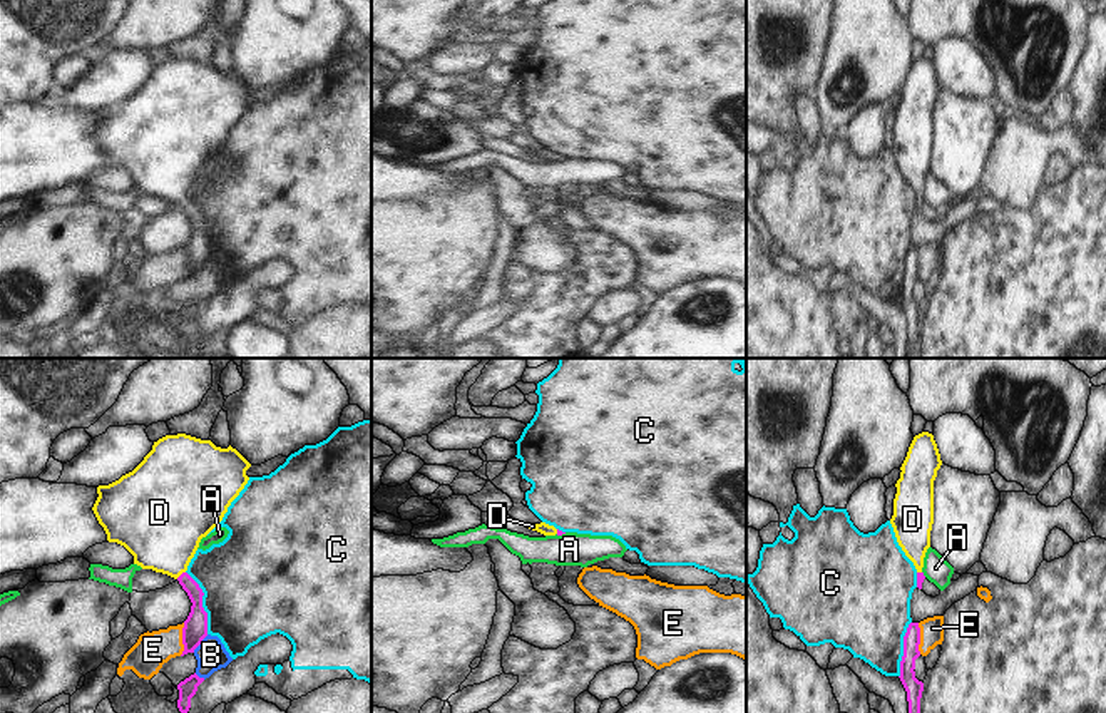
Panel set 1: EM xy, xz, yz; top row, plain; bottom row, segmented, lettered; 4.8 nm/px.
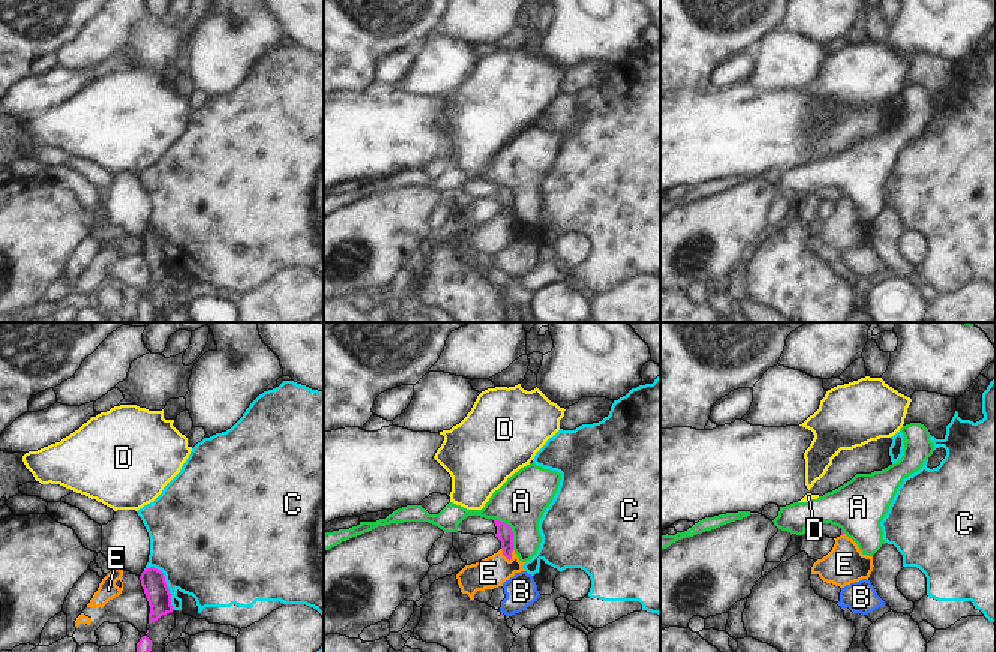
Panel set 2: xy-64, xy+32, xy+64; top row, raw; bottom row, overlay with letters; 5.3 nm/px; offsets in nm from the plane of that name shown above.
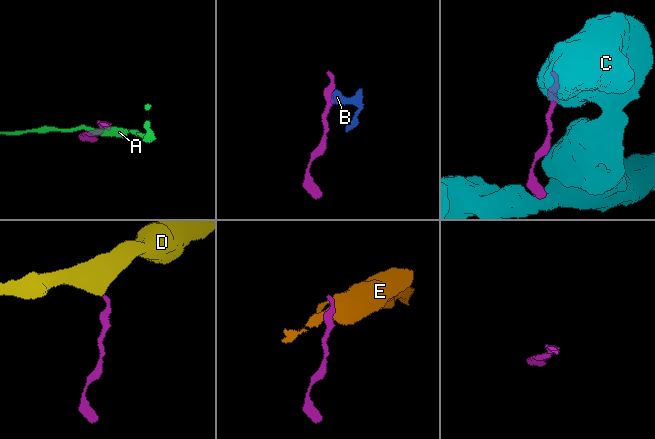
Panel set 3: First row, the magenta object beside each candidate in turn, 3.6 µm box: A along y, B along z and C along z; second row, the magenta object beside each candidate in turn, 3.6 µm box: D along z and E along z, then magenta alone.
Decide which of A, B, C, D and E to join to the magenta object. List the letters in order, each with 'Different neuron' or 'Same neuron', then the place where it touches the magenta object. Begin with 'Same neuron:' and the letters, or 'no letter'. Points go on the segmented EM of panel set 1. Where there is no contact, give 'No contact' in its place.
Same neuron: D
A: Different neuron. Touches magenta at xz (561, 534)
B: Different neuron. Touches magenta at xy (201, 641)
C: Different neuron. Touches magenta at xy (201, 603)
D: Same neuron. Touches magenta at xy (181, 574)
E: Different neuron. Touches magenta at xy (183, 640)

